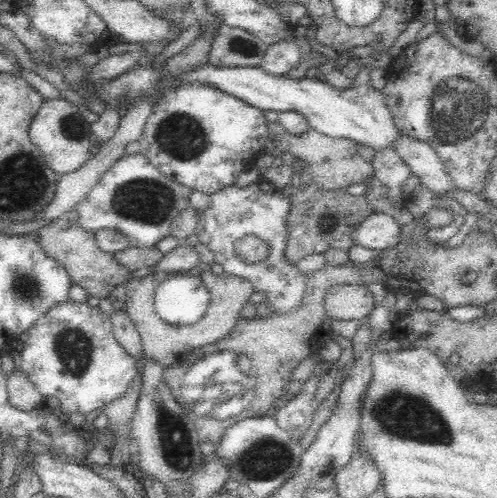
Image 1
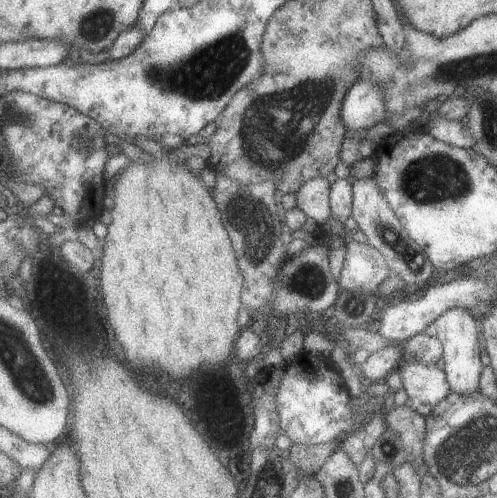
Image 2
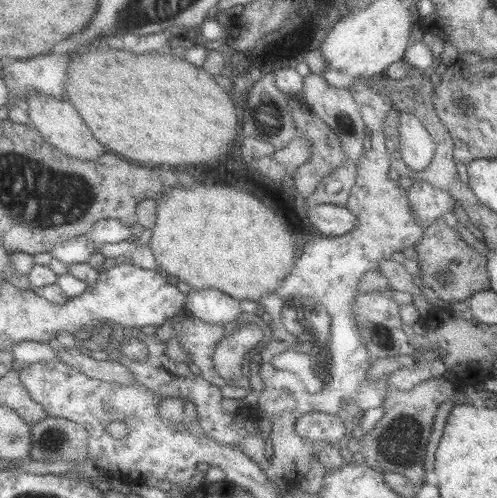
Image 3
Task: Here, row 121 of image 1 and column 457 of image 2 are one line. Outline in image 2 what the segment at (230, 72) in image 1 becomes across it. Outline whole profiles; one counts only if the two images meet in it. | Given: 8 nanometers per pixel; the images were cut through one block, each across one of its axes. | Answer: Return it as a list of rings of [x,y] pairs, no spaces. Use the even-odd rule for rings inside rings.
[[[451,308],[447,314],[443,314],[439,320],[435,320],[435,324],[431,324],[427,328],[427,334],[433,336],[433,338],[439,338],[441,344],[445,346],[445,356],[443,356],[443,368],[447,370],[447,378],[449,378],[449,384],[451,384],[451,390],[453,392],[459,392],[459,394],[473,394],[477,392],[477,380],[479,380],[479,370],[481,370],[481,362],[479,362],[479,344],[477,342],[477,336],[479,336],[479,326],[481,322],[473,320],[469,316],[469,310],[467,308]]]

